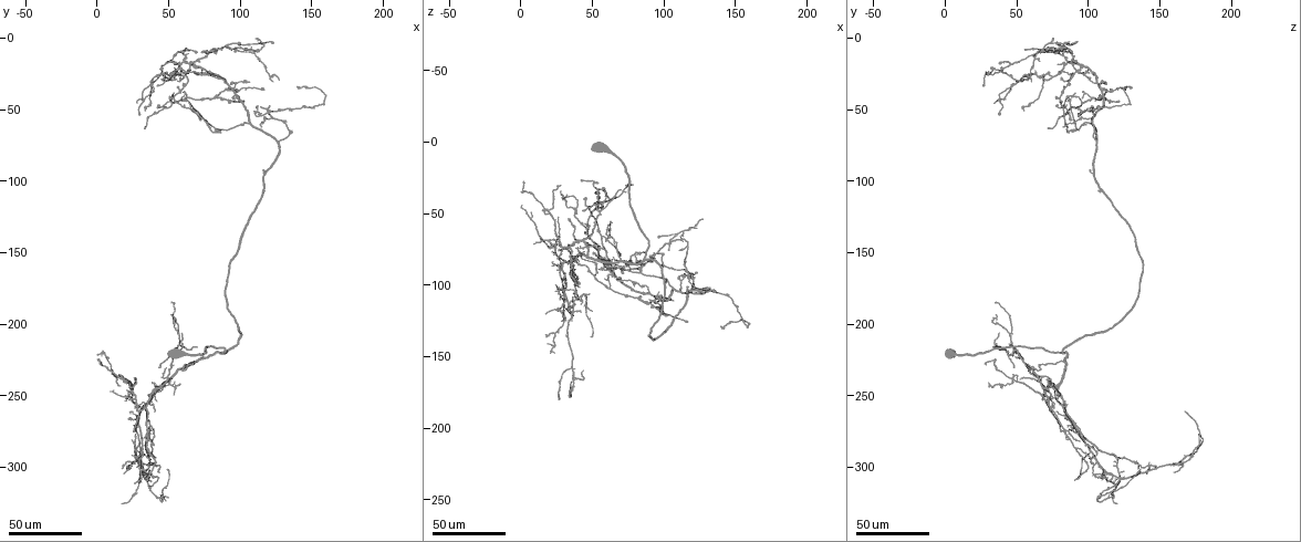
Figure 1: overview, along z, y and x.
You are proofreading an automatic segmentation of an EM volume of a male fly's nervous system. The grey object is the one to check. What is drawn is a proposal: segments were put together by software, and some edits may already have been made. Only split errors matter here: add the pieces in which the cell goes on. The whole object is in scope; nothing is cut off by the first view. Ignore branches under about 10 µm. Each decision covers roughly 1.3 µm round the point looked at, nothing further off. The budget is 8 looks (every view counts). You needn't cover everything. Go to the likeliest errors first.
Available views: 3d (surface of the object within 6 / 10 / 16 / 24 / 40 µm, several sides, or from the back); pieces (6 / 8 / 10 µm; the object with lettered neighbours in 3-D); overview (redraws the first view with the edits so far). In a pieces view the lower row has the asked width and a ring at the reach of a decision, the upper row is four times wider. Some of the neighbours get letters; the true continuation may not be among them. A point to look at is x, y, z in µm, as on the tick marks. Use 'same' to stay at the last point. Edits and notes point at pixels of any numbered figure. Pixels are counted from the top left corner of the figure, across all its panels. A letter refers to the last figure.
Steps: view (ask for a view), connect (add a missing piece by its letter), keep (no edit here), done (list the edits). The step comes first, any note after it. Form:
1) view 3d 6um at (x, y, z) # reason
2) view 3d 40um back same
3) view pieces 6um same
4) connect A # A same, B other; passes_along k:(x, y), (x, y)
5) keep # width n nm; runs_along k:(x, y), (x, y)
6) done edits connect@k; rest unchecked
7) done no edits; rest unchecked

view 3d 24um at (30, 44, 36) # tapers out

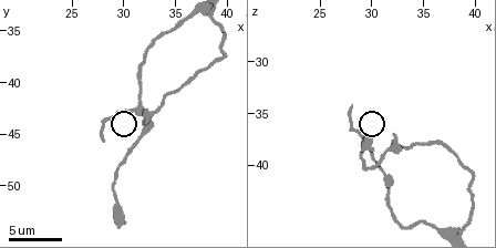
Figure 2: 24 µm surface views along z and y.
view pieces 8um at (28.2, 45.4, 34.0)

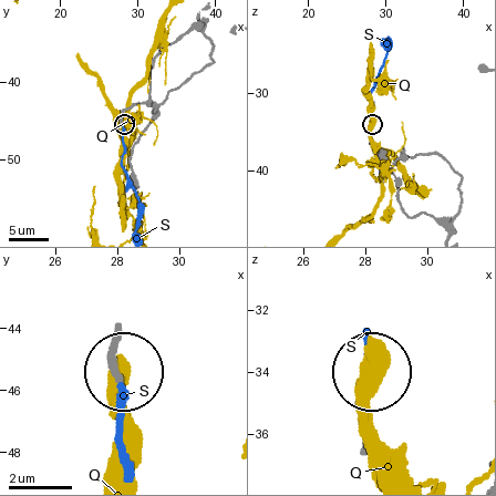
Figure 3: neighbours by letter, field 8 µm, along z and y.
connect S # width 180 nm; Q other, S same; passes_along 3:(120, 333), (122, 460); the cell continues

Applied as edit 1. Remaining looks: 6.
view overview

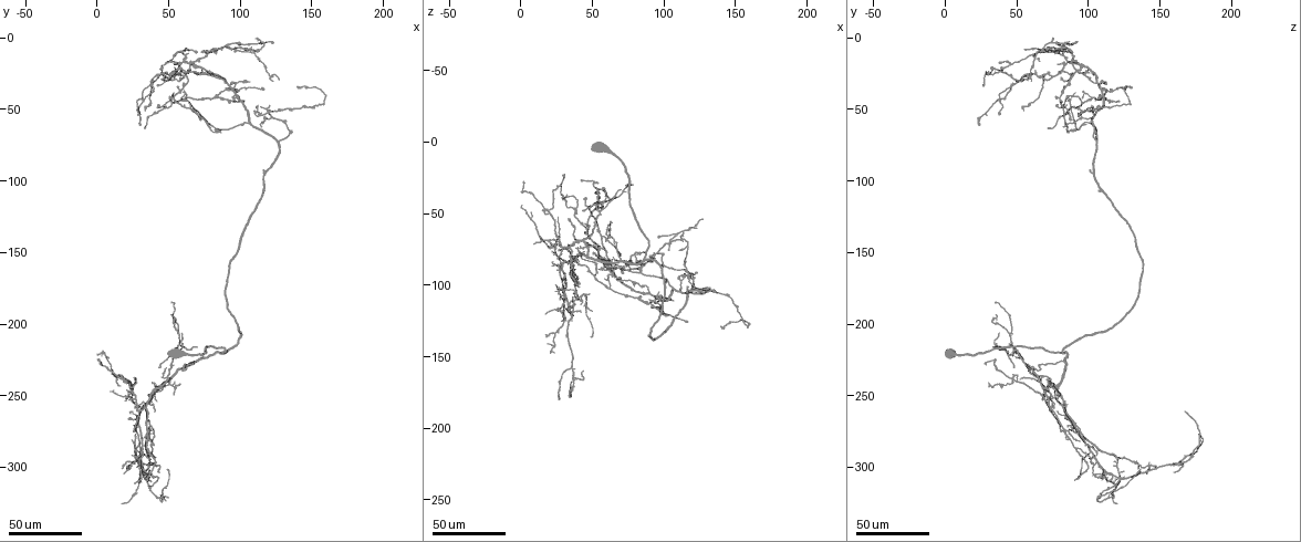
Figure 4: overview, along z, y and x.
view 3d 40um at (116, 62, 82) # an open end

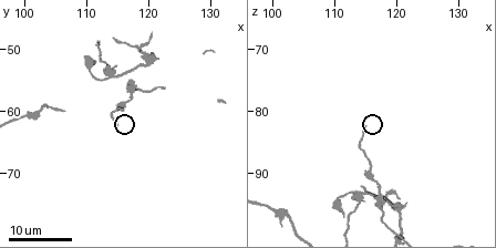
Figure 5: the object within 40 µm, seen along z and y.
view pieces 8um at (114.5, 62.0, 82.5)

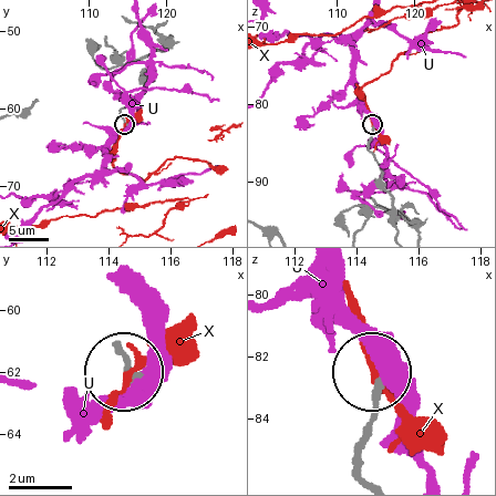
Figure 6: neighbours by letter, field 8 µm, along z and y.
keep # U other, X other; runs_along 6:(396, 228), (392, 196), (369, 147), (373, 125); no lettered piece goes on from it

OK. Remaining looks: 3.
view 3d 40um at (48, 302, 134) # end of a long branch

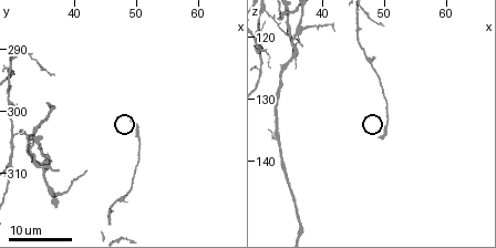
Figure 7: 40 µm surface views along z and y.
view pieces 10um at (49.5, 301.5, 136.0)

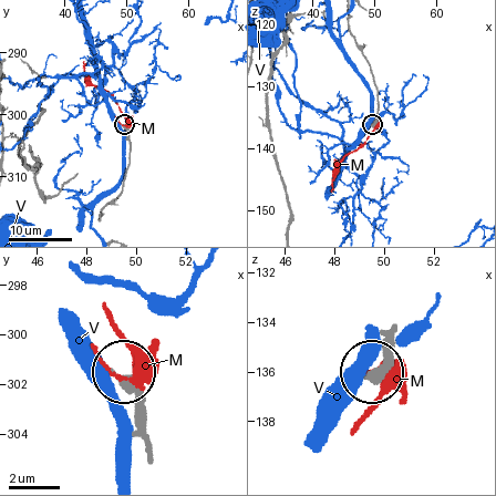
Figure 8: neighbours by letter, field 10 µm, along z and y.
keep # M other, V other; runs_along 8:(146, 446), (143, 402), (123, 379); no lettered piece goes on from it

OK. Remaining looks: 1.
done edits connect@3; rest unchecked

